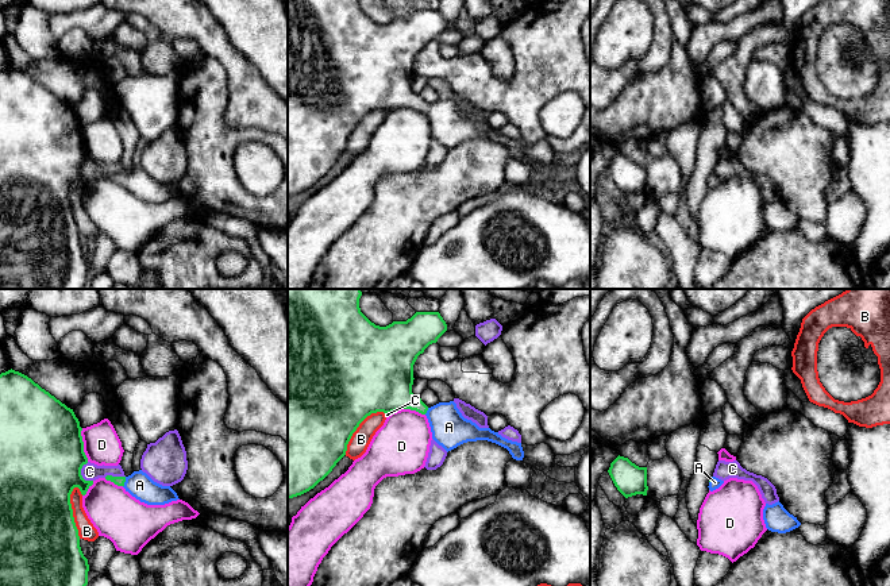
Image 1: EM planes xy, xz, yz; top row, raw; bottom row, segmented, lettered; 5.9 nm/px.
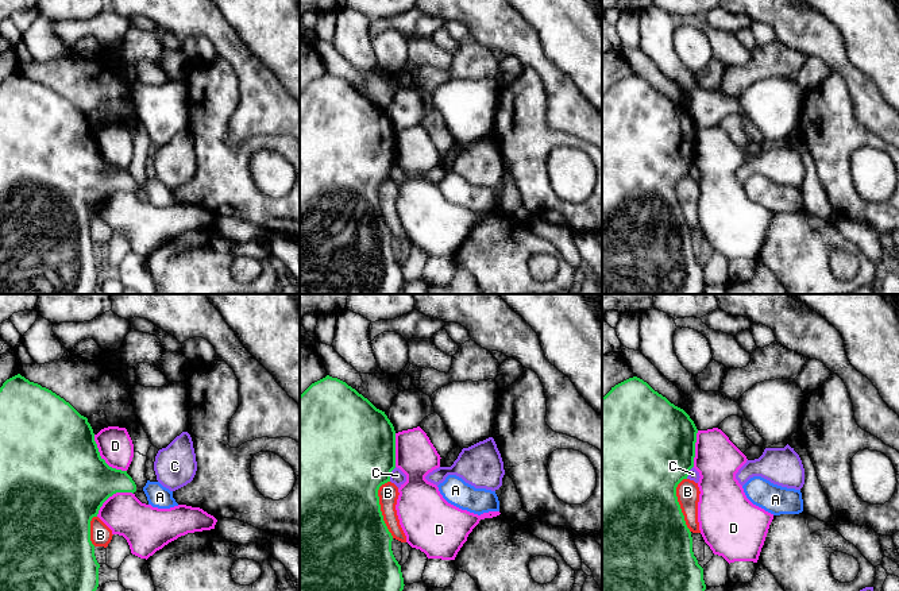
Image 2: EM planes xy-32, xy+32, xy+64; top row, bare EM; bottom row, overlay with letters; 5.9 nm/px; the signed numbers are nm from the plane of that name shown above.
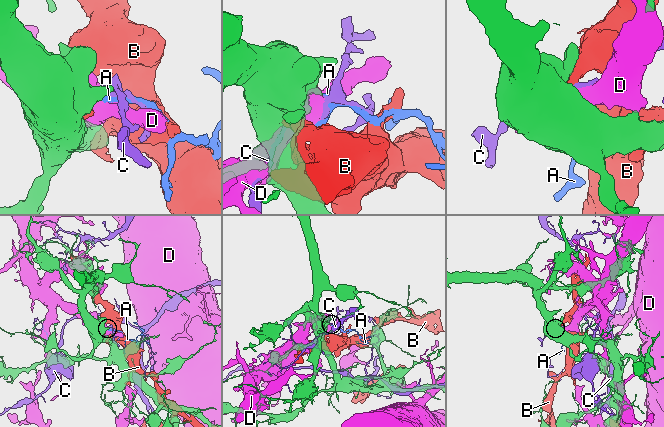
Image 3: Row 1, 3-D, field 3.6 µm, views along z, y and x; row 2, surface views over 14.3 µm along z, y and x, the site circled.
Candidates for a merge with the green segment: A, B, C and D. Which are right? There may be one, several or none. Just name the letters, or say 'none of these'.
A

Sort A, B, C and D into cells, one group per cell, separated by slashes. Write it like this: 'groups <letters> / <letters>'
groups A / B / C / D

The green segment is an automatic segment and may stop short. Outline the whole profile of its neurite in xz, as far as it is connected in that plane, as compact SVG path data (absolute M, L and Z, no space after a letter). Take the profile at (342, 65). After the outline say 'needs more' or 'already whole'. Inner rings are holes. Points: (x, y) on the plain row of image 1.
M288 0L288 196L309 189L323 178L346 153L359 122L377 109L411 107L425 112L432 136L447 150L467 139L488 138L506 146L513 157L523 158L521 140L508 138L490 126L479 126L462 113L454 99L428 105L412 90L417 54L446 28L447 22L439 9L416 9L407 19L379 24L361 9L359 0Z; needs more

